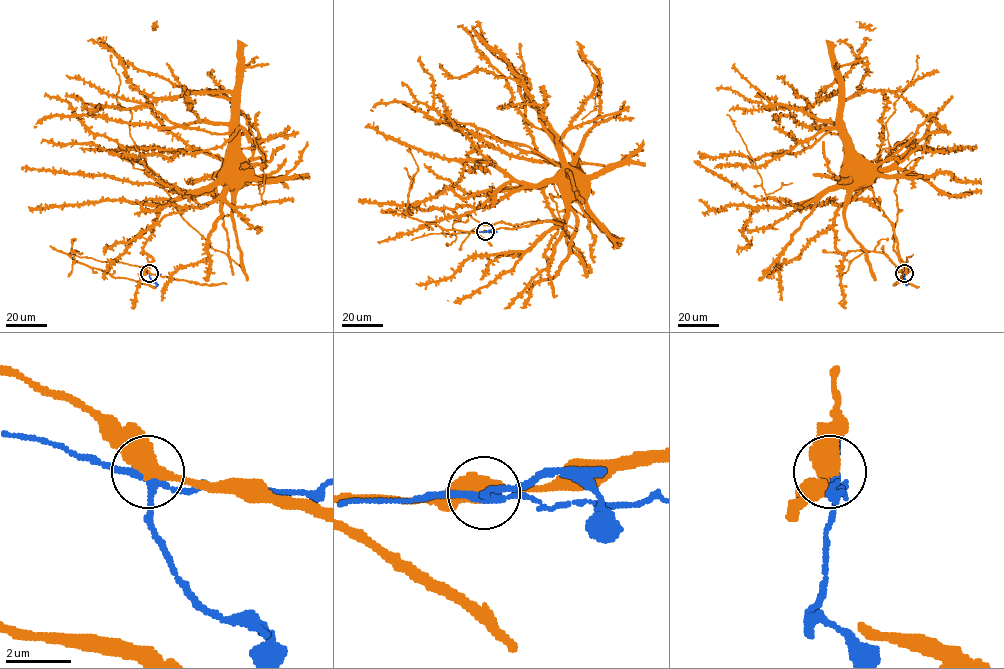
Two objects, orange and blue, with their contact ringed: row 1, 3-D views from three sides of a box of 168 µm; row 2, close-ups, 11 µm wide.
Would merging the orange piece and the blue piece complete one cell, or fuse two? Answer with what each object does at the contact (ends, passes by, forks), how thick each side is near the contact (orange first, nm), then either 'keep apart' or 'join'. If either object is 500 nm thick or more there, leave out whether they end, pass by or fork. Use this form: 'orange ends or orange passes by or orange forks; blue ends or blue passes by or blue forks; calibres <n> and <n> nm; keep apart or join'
calibres 500 and 200 nm; keep apart

